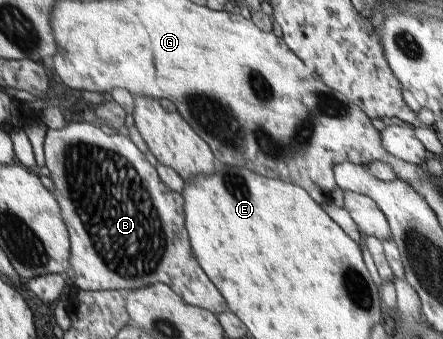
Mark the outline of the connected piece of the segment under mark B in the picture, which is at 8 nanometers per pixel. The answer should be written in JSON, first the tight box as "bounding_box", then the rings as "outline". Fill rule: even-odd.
{"bounding_box":[43,122,229,315],"outline":[[[99,122],[94,124],[69,124],[57,129],[48,129],[45,135],[43,143],[43,152],[46,157],[46,167],[50,171],[50,179],[52,180],[56,190],[54,190],[54,196],[62,208],[62,216],[64,216],[64,223],[69,234],[70,240],[70,275],[74,278],[74,286],[80,290],[86,291],[102,291],[118,289],[121,292],[128,290],[134,290],[134,288],[142,288],[142,286],[152,286],[152,284],[166,284],[174,290],[175,294],[178,294],[179,298],[182,298],[187,304],[208,310],[214,315],[221,314],[229,310],[226,300],[222,297],[222,294],[216,289],[216,286],[210,281],[210,278],[206,276],[204,270],[200,268],[198,260],[194,258],[192,254],[192,248],[190,248],[190,242],[187,240],[187,232],[184,228],[184,199],[182,195],[174,190],[170,190],[164,182],[160,179],[155,167],[148,162],[146,156],[138,150],[136,144],[131,142],[128,134],[124,131],[108,136],[104,134],[99,128]]]}

